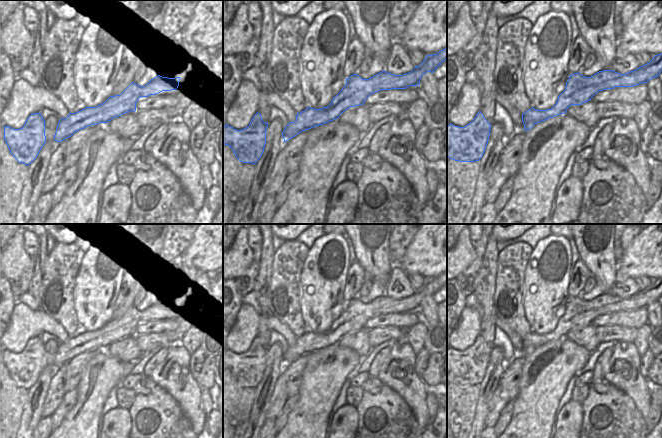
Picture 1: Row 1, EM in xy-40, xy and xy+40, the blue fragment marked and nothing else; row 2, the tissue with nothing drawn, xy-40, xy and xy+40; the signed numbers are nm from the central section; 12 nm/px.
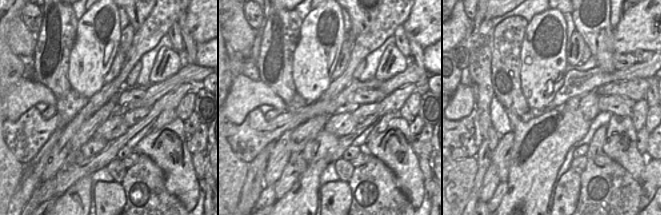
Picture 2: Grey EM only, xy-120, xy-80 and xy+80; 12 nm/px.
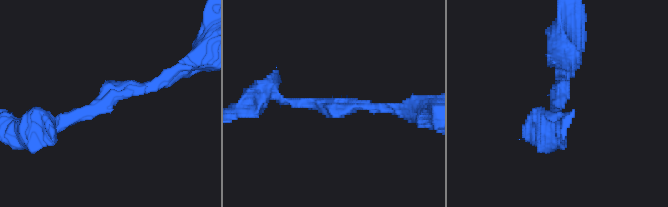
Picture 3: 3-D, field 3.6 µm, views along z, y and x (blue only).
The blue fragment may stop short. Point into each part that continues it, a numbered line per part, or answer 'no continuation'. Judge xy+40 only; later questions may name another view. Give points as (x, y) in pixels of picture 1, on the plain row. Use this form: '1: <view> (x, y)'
no continuation

